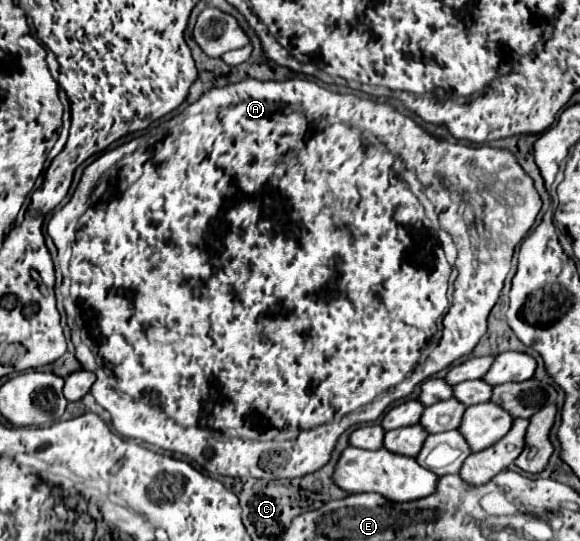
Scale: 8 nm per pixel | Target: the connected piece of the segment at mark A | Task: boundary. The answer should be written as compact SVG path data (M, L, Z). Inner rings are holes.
M243 79L225 87L213 87L195 103L191 103L183 113L163 123L159 127L159 133L161 135L141 135L137 139L131 139L95 159L87 167L87 171L83 171L83 177L73 197L69 199L71 205L63 205L49 219L47 233L57 245L59 267L65 269L63 301L69 315L67 325L71 327L71 339L77 339L77 347L83 345L89 353L89 361L81 361L81 367L93 369L93 373L97 375L97 381L91 387L95 401L109 411L111 423L119 435L141 439L171 453L181 453L201 465L209 475L257 477L271 481L315 473L319 467L331 461L337 439L349 427L375 421L383 415L383 411L371 409L371 403L377 397L383 397L383 393L387 393L389 407L395 399L401 399L393 397L391 389L405 381L407 375L409 387L415 389L419 383L423 383L423 379L439 373L459 357L469 355L487 331L487 317L501 295L512 265L513 249L531 229L541 209L541 197L533 187L533 179L523 171L523 167L519 167L511 151L495 147L477 149L435 137L425 131L412 115L405 115L391 103L357 97L355 93L339 95L318 84L315 79ZM353 127L361 131L361 149L353 145L349 147L349 141L353 139ZM407 178L416 178L423 183L425 195L435 205L441 229L449 231L459 249L459 257L455 261L457 279L453 283L453 299L447 297L451 265L447 263L437 231L431 227L423 205L409 191L405 183ZM423 359L425 375L417 377L415 371Z

